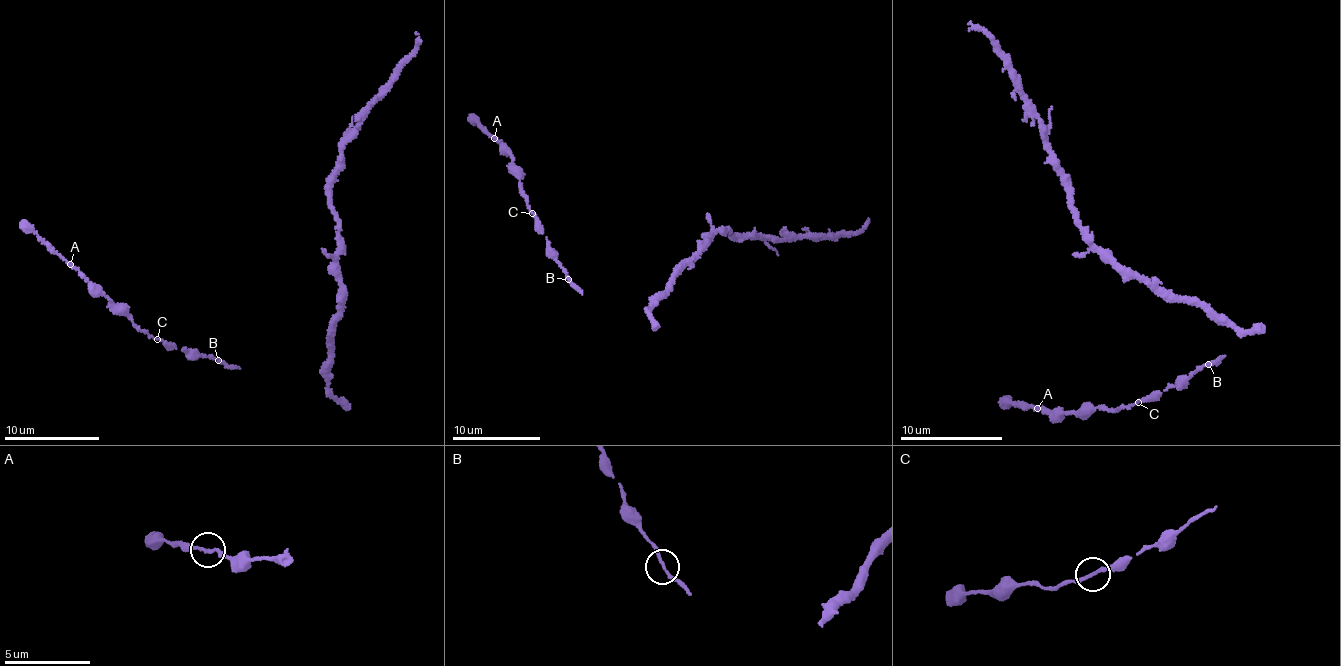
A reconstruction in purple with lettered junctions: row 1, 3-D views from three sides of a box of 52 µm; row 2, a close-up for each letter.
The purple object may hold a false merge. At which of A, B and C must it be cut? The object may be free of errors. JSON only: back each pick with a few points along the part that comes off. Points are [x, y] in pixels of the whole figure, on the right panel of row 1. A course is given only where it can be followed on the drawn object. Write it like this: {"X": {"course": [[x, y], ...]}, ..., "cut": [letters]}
{"cut": []}

